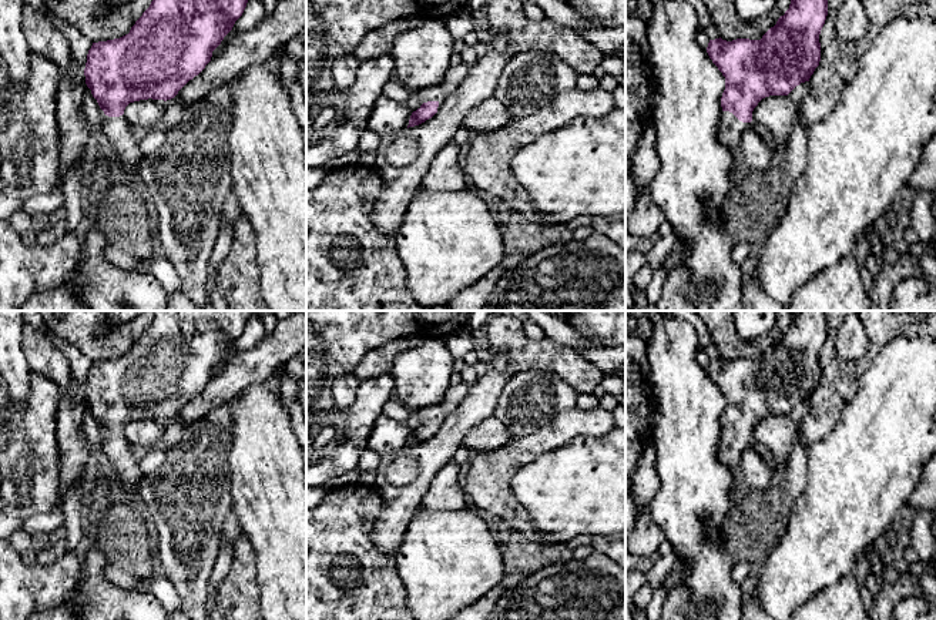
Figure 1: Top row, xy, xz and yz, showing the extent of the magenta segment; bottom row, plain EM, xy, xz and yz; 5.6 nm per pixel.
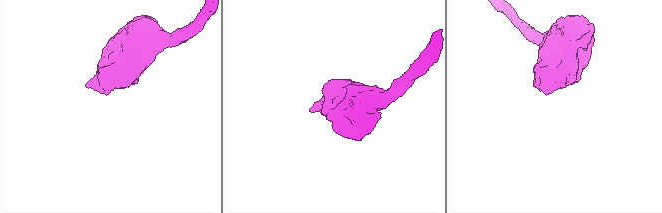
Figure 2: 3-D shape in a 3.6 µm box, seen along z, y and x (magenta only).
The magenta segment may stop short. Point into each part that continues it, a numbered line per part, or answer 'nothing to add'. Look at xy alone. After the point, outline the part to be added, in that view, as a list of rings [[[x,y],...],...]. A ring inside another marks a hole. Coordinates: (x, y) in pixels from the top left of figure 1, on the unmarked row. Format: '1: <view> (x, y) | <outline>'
1: xy (117, 449) | [[[101,429],[103,452],[117,470],[121,485],[131,493],[138,493],[138,485],[144,476],[140,460],[132,455],[132,445],[125,435],[108,436]]]

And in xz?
1: xz (455, 395) | [[[462,382],[460,385],[450,385],[446,391],[444,399],[439,405],[422,408],[417,410],[420,423],[427,420],[437,420],[439,428],[442,423],[462,405],[470,393],[472,386]]]

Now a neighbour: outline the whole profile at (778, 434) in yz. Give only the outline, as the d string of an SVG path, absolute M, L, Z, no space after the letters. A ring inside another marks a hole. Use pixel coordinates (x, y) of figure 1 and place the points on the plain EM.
M769 415L762 418L752 430L752 440L768 449L774 467L781 476L786 469L788 452L798 445L798 423L788 415Z

